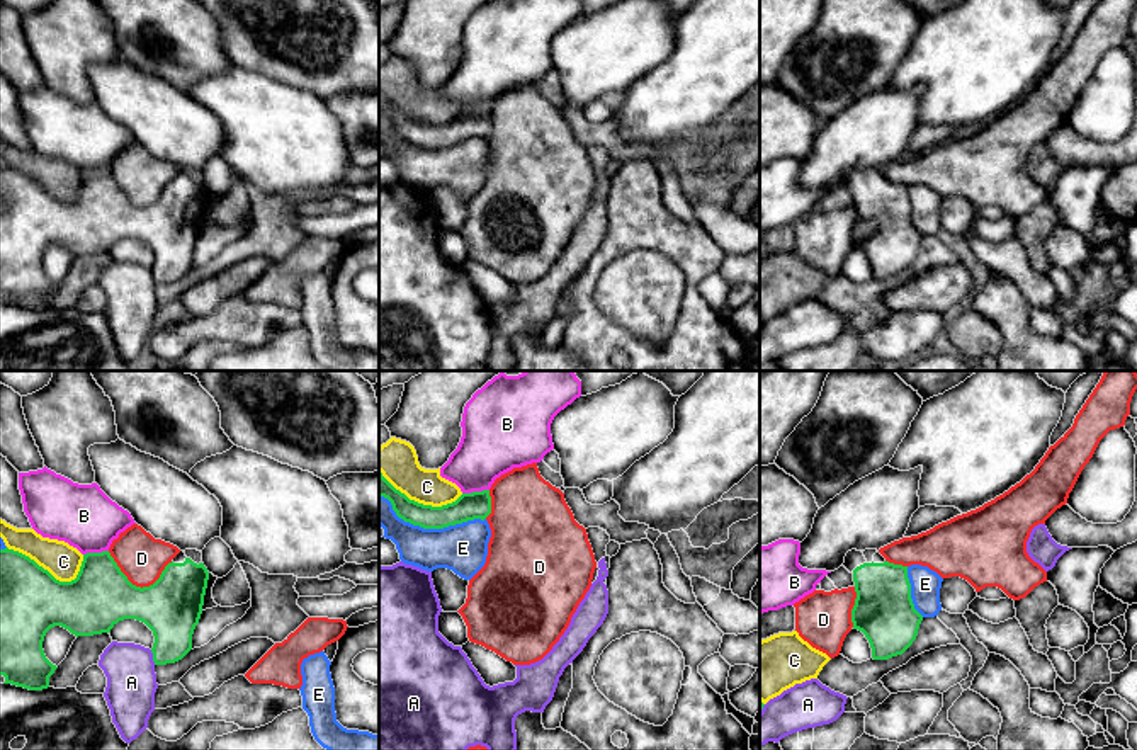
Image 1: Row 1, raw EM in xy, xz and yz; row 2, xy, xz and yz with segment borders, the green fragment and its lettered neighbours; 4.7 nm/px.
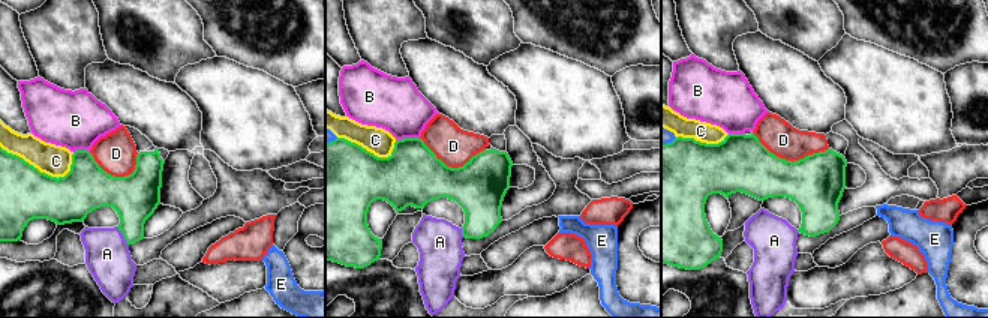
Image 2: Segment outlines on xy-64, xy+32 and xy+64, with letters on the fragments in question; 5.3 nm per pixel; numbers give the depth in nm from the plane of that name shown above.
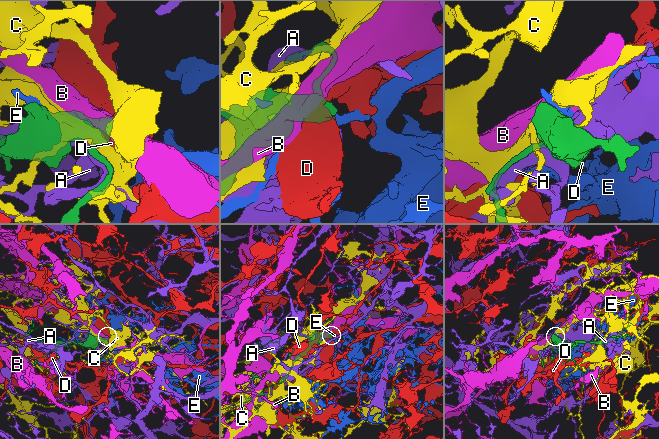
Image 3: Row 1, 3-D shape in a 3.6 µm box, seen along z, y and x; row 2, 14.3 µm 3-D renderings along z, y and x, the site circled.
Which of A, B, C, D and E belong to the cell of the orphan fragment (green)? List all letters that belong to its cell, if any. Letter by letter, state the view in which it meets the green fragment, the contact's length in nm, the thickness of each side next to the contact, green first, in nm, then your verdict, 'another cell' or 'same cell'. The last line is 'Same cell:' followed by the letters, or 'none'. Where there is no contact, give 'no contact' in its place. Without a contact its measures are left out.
A: xy | 80 nm | 280/240 nm | another cell
B: xz | 130 nm | 130/300 nm | another cell
C: xy | 380 nm | 300/170 nm | another cell
D: xy | 320 nm | 300/220 nm | another cell
E: xz | 500 nm | 130/240 nm | another cell
Same cell: none

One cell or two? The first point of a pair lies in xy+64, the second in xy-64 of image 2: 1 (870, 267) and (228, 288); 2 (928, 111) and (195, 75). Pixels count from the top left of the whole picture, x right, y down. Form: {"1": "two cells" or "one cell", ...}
{"1": "one cell", "2": "one cell"}

